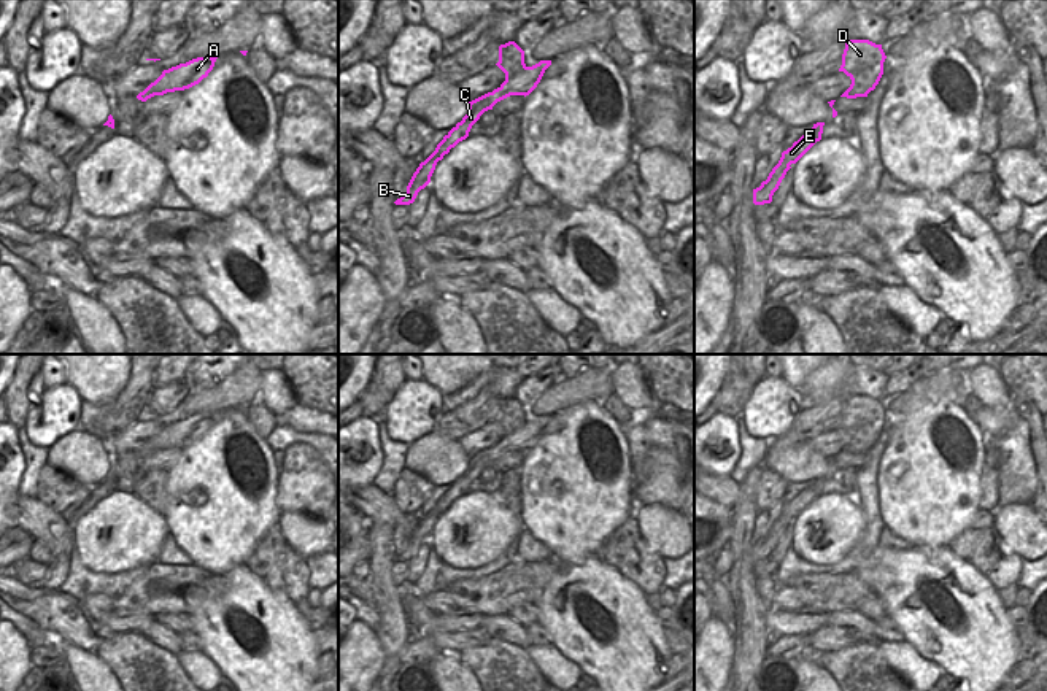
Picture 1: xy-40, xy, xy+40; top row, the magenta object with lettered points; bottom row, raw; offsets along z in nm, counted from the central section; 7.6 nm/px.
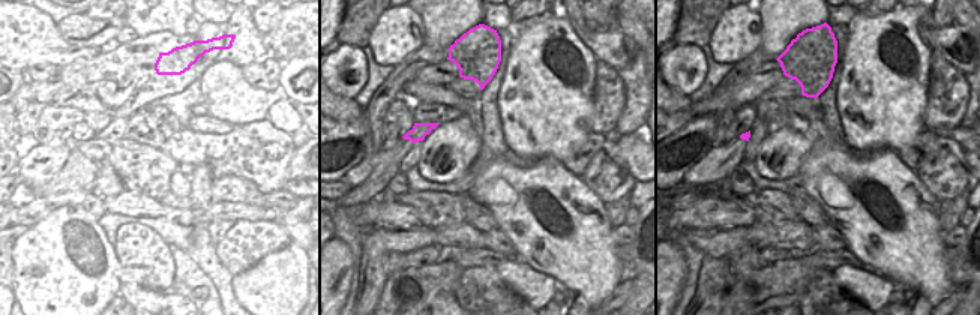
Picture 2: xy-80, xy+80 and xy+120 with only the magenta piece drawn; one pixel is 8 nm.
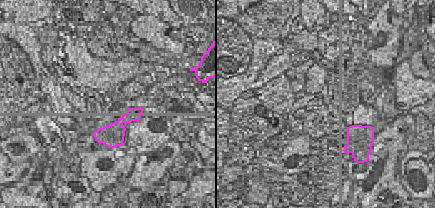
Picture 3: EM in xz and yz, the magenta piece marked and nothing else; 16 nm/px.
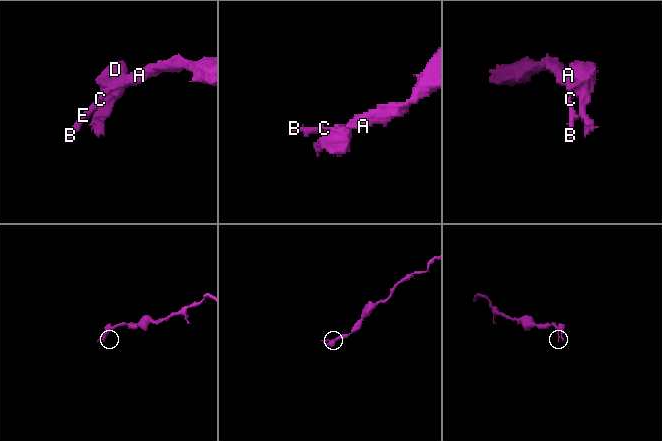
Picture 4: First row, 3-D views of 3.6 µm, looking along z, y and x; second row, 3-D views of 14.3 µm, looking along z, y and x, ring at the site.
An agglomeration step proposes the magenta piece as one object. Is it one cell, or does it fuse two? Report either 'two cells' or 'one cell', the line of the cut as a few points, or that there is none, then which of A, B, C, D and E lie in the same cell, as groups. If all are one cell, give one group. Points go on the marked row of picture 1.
two cells; cut in xy along (526, 67), (506, 80); A B C E / D

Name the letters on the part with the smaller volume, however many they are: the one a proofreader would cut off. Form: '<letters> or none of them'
D

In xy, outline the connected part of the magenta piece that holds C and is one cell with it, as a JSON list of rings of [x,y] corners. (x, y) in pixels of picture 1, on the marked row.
[[[540,60],[532,67],[526,67],[520,75],[505,79],[497,91],[488,92],[472,102],[469,102],[469,113],[458,122],[437,145],[435,151],[419,164],[413,173],[407,192],[397,199],[396,205],[410,205],[415,202],[418,192],[431,183],[431,176],[435,170],[439,160],[450,152],[459,141],[469,137],[472,125],[480,119],[480,116],[493,110],[493,106],[510,97],[510,95],[529,95],[540,83],[545,70],[551,65],[551,60]]]

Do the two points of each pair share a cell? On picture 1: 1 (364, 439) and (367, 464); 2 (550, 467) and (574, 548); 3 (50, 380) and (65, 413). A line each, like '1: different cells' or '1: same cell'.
1: same cell
2: same cell
3: different cells

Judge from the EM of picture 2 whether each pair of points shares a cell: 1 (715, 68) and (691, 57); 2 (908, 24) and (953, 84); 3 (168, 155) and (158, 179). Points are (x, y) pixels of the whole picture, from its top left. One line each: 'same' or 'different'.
1: different
2: different
3: different

